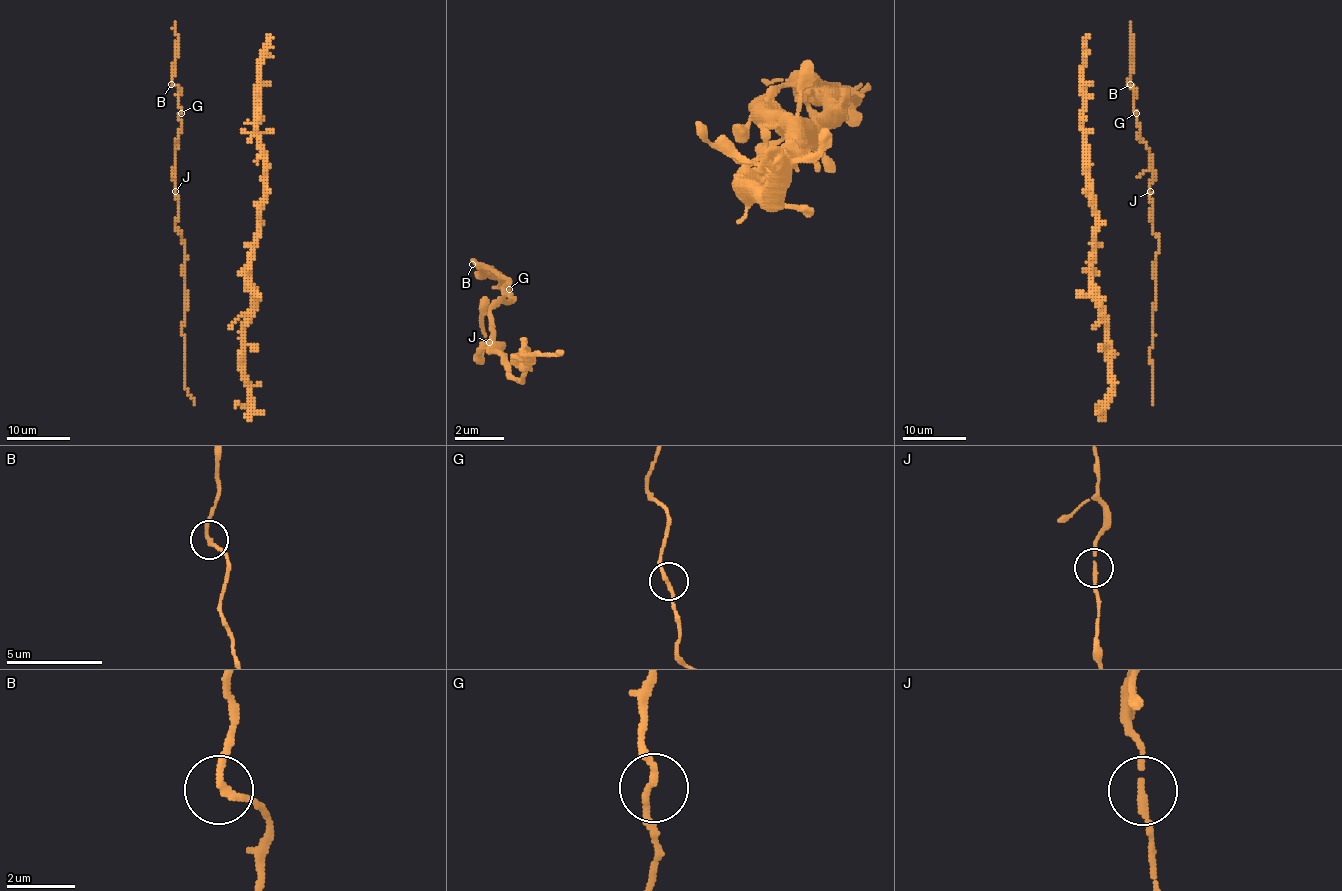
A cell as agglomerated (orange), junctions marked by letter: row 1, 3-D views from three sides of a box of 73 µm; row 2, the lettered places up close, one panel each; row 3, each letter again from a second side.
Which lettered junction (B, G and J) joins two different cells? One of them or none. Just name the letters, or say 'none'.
none

